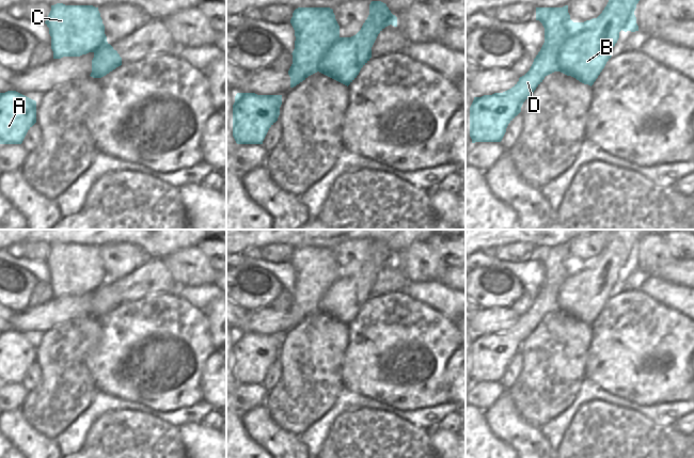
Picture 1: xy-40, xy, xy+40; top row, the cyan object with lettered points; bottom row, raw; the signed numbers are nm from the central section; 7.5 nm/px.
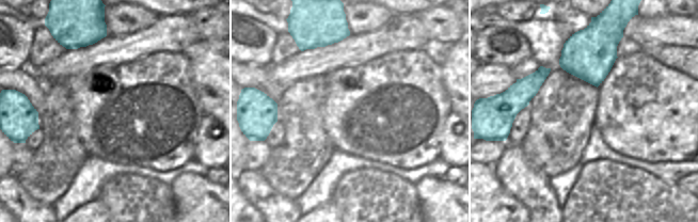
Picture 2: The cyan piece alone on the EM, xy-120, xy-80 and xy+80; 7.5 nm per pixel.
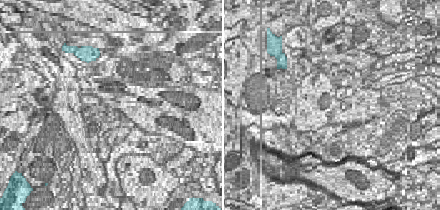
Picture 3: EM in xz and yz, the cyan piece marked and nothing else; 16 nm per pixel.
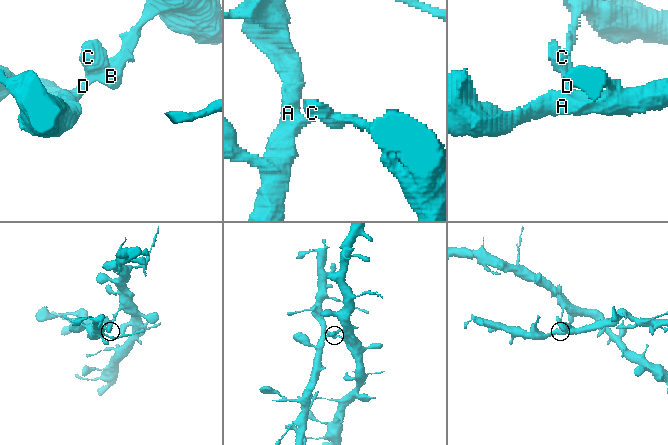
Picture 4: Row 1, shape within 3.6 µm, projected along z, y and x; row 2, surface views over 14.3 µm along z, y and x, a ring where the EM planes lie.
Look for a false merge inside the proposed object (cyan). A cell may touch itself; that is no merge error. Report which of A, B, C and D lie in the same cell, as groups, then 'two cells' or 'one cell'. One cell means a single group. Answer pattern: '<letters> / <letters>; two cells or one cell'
A C D / B; two cells

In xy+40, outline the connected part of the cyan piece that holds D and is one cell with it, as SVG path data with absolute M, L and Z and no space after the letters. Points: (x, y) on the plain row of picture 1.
M568 244L536 247L536 259L545 267L545 282L530 310L503 332L474 336L470 346L470 376L475 381L501 381L508 363L546 315L557 311L557 295L568 278Z

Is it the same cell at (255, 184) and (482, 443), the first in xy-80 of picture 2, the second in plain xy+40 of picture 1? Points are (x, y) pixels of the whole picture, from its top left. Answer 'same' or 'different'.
different

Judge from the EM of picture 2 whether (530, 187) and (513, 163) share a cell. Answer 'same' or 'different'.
same

